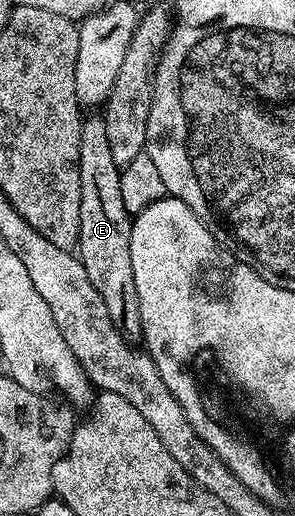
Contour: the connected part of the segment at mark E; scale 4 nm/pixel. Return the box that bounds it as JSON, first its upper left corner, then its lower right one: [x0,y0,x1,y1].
[76,115,142,346]

